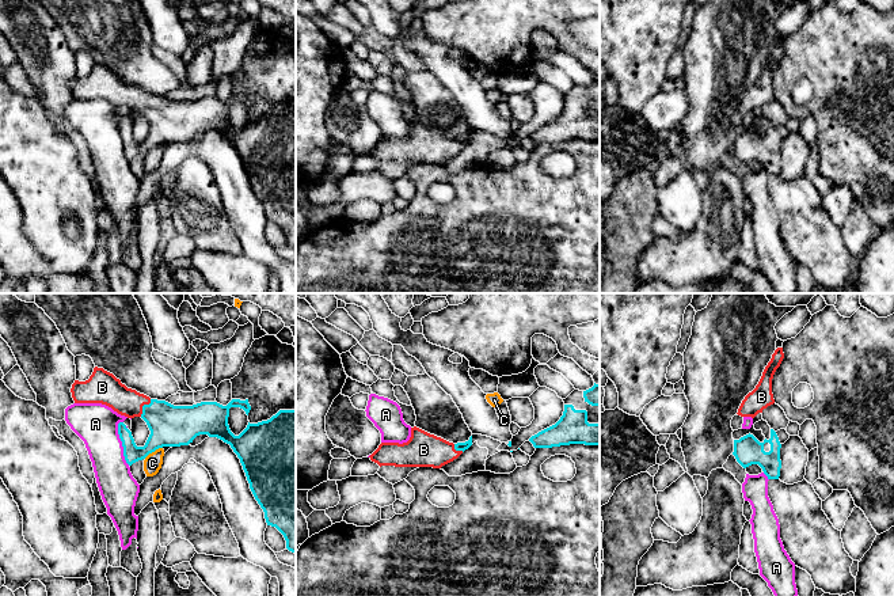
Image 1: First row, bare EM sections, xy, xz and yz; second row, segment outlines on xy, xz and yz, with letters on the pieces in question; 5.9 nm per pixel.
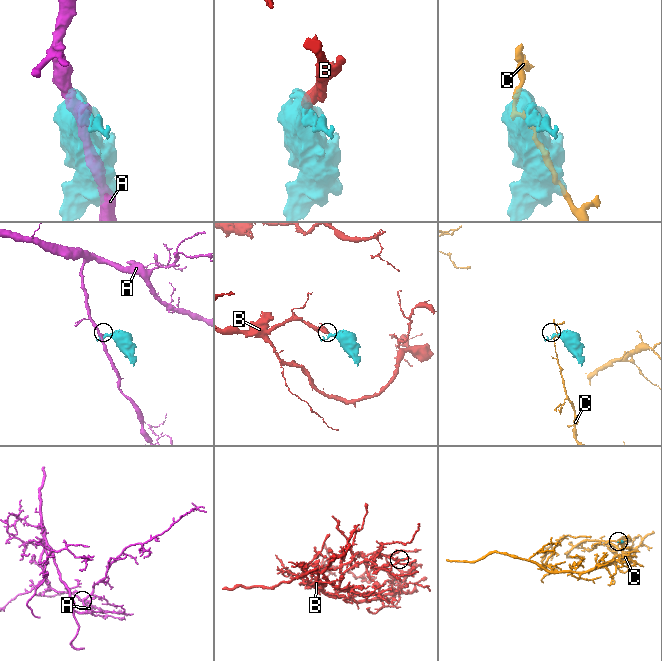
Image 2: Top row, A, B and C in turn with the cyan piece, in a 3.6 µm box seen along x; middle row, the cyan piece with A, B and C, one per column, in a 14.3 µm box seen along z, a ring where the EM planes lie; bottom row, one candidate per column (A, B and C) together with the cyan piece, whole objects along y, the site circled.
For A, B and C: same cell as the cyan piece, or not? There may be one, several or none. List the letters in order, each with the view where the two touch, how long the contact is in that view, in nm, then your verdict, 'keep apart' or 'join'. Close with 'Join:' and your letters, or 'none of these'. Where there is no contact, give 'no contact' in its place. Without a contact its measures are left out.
A: xy | 280 nm | keep apart
B: xy | 120 nm | join
C: xy | 130 nm | keep apart
Join: B

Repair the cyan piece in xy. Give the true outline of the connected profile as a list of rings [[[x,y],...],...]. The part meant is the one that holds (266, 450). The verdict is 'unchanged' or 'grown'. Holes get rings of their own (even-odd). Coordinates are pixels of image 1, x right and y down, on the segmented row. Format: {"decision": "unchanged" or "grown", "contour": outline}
{"decision": "grown", "contour": [[[94,368],[85,381],[75,380],[71,388],[75,403],[102,403],[128,418],[141,417],[151,434],[144,447],[137,447],[132,432],[123,422],[118,424],[118,434],[123,447],[123,456],[129,466],[145,459],[163,447],[189,445],[199,434],[217,437],[229,444],[240,459],[250,489],[265,512],[267,525],[275,527],[286,540],[286,548],[296,554],[296,410],[279,410],[267,421],[250,424],[235,436],[228,425],[229,409],[240,407],[248,415],[248,399],[232,399],[227,406],[217,402],[201,402],[193,406],[174,406],[166,401],[128,388],[113,373],[103,368]]]}

